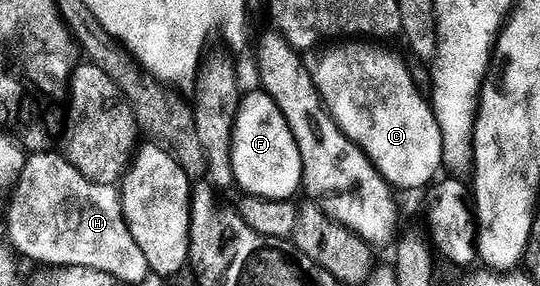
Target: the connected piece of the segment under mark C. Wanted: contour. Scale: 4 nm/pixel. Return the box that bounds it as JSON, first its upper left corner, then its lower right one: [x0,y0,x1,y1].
[313,42,444,189]

